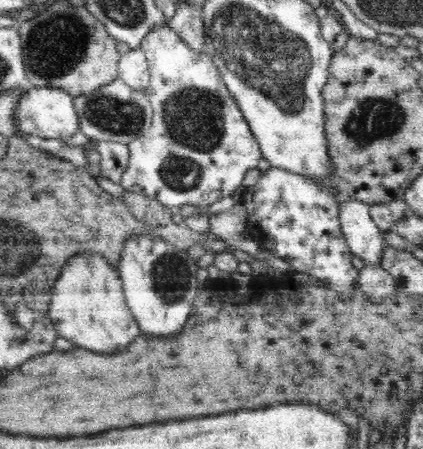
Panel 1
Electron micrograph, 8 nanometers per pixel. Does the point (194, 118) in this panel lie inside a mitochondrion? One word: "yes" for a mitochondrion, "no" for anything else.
yes

